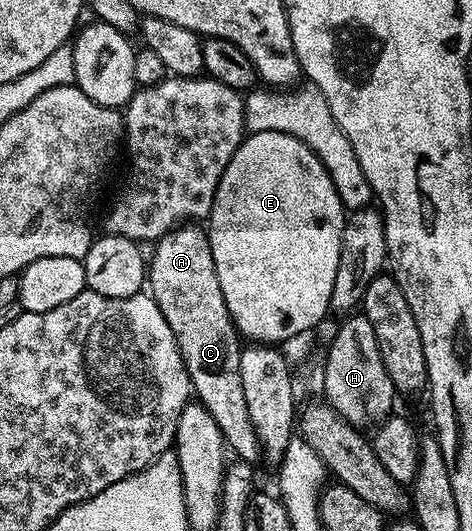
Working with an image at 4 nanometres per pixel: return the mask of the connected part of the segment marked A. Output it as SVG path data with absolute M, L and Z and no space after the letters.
M183 226L173 236L157 241L156 255L151 255L148 266L150 295L174 335L194 332L194 328L202 328L202 324L234 324L220 290L220 278L216 278L216 262L212 262L209 235L194 228L197 227Z

